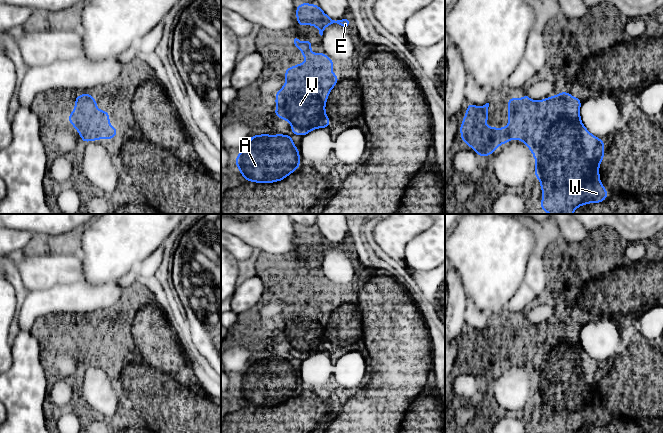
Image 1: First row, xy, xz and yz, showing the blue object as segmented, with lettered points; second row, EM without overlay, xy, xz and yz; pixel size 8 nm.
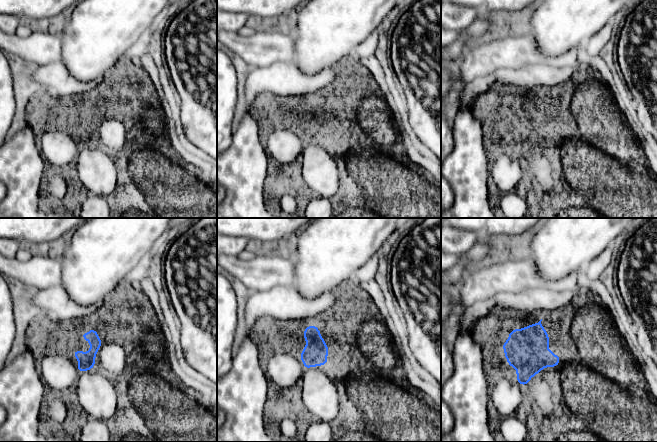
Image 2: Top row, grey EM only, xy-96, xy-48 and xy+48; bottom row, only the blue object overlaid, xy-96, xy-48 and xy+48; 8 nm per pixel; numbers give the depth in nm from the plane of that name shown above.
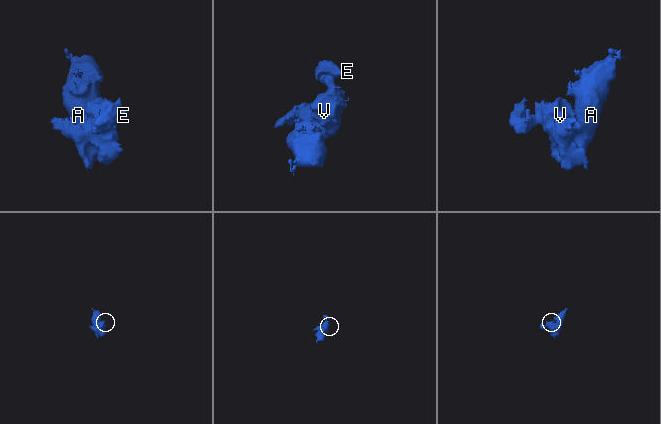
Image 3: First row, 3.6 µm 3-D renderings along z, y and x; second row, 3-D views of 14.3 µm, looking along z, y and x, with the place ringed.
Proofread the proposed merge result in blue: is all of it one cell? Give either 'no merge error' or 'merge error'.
no merge error

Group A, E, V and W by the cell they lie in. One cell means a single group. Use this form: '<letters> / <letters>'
A E V W

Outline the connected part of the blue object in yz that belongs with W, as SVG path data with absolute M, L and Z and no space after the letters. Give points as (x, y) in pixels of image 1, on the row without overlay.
M560 316L556 320L544 324L531 324L527 318L521 324L511 321L508 325L508 350L493 352L486 350L489 327L478 331L468 327L467 336L462 345L460 356L462 365L468 368L481 381L494 377L501 368L509 366L512 362L524 366L532 375L536 384L535 400L541 407L543 422L542 433L576 433L587 427L600 427L606 423L608 416L600 406L599 388L603 386L604 364L593 360L582 348L580 343L580 322L575 322L568 316Z

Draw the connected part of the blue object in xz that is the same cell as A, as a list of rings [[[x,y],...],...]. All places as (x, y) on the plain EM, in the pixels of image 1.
[[[253,359],[235,388],[245,404],[281,405],[300,390],[299,373],[288,359]]]

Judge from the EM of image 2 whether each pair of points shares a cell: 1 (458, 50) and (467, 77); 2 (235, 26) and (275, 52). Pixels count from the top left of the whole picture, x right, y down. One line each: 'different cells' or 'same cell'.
1: different cells
2: different cells

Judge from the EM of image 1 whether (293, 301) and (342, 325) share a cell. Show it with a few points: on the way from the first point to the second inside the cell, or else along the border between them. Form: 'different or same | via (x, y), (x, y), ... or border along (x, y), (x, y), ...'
same | via (305, 308), (315, 318), (330, 324)

